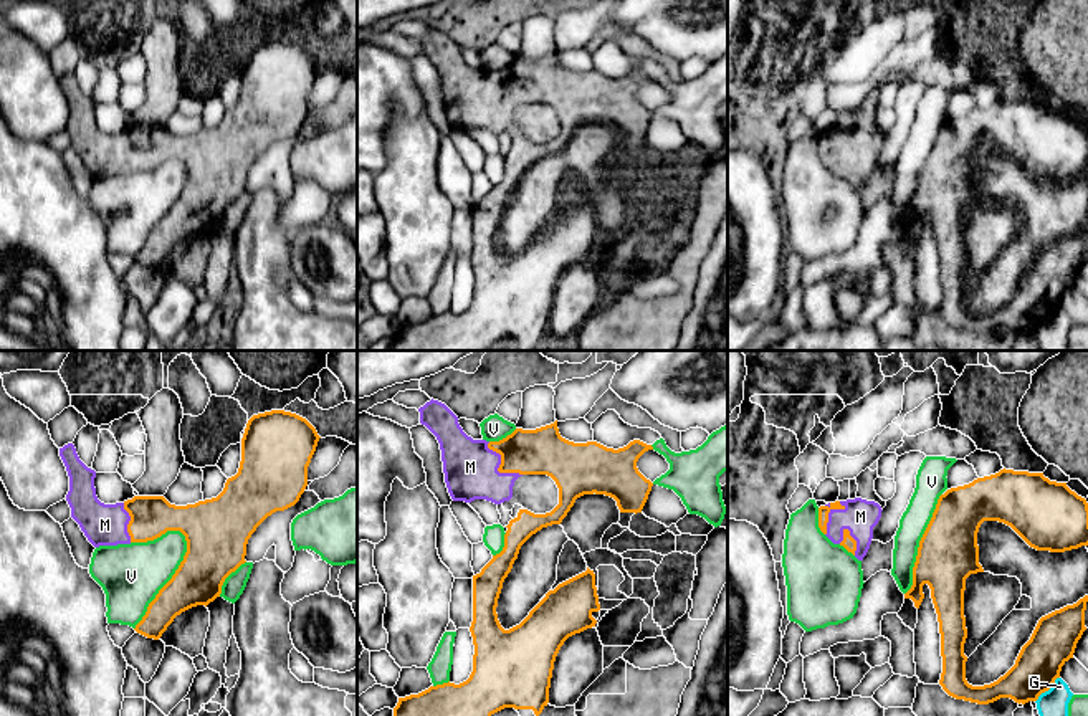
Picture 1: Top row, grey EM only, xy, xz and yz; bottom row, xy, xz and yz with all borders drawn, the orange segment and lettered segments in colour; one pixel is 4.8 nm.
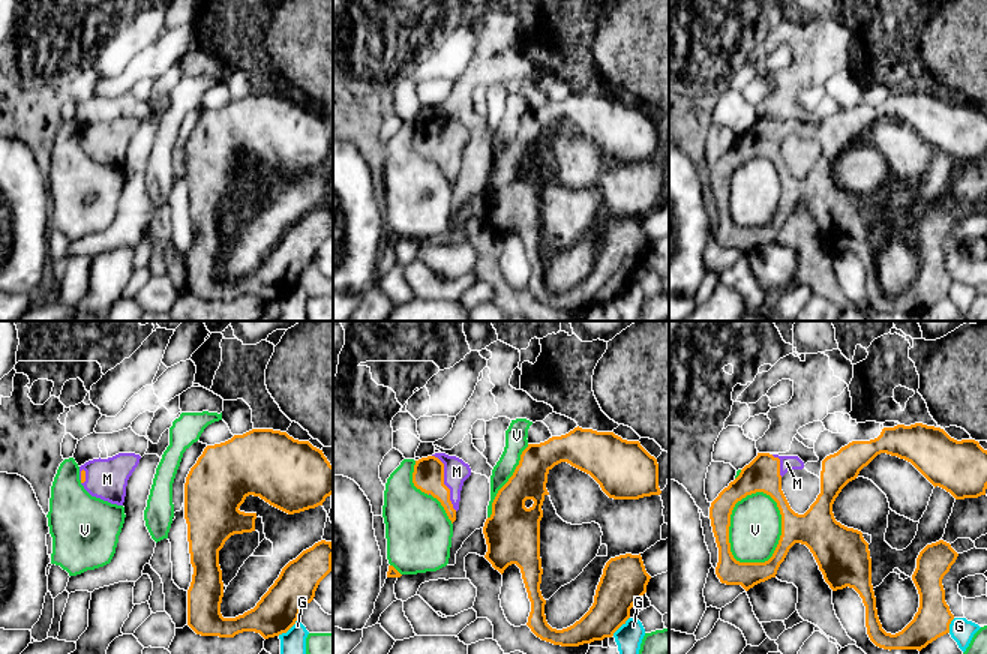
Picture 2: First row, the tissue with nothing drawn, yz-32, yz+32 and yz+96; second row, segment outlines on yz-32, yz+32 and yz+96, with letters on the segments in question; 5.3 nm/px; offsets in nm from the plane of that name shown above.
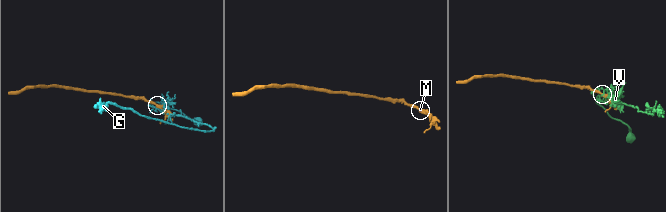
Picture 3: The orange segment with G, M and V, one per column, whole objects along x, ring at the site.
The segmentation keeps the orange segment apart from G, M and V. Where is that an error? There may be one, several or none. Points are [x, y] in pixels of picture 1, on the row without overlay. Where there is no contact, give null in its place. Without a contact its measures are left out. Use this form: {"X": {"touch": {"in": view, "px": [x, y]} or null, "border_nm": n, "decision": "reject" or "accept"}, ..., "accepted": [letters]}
{"G": {"touch": {"in": "yz", "px": [1047, 319]}, "border_nm": 170, "decision": "reject"}, "M": {"touch": {"in": "xz", "px": [500, 96]}, "border_nm": 240, "decision": "accept"}, "V": {"touch": {"in": "xy", "px": [171, 209]}, "border_nm": 550, "decision": "reject"}, "accepted": ["M"]}

